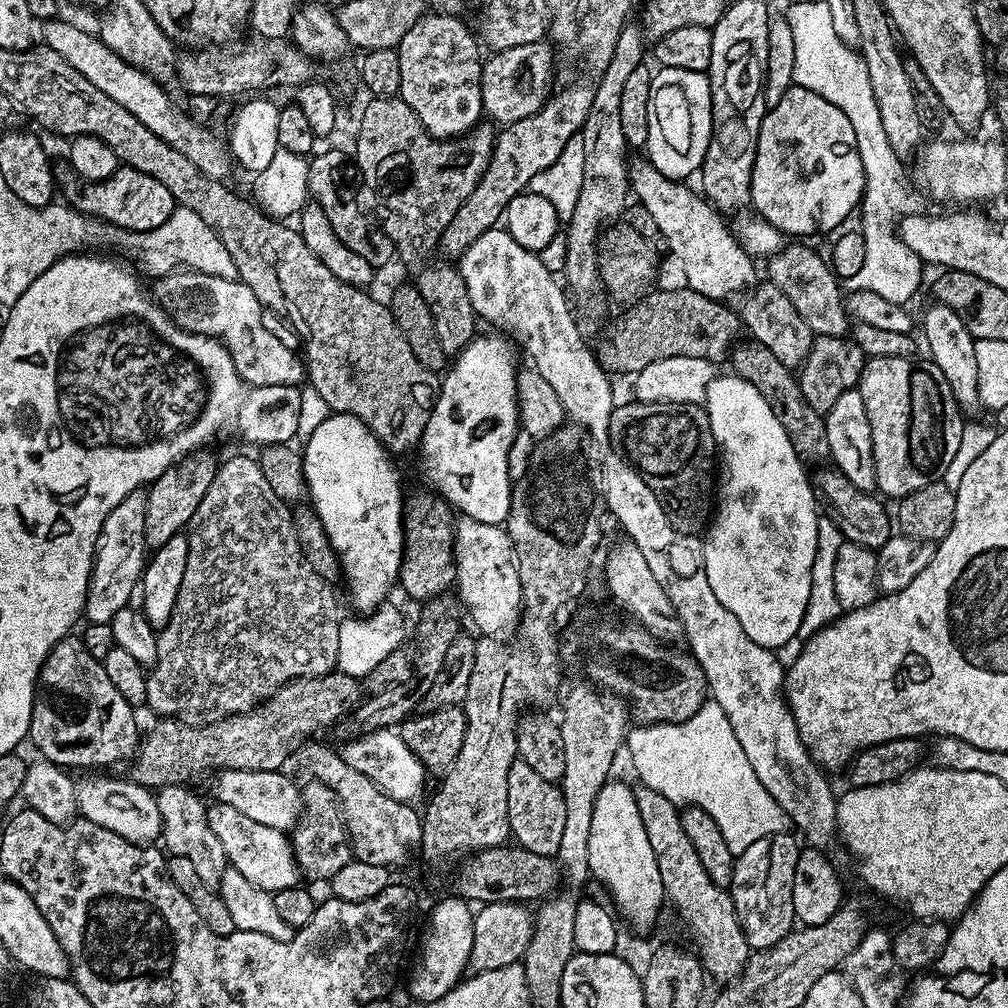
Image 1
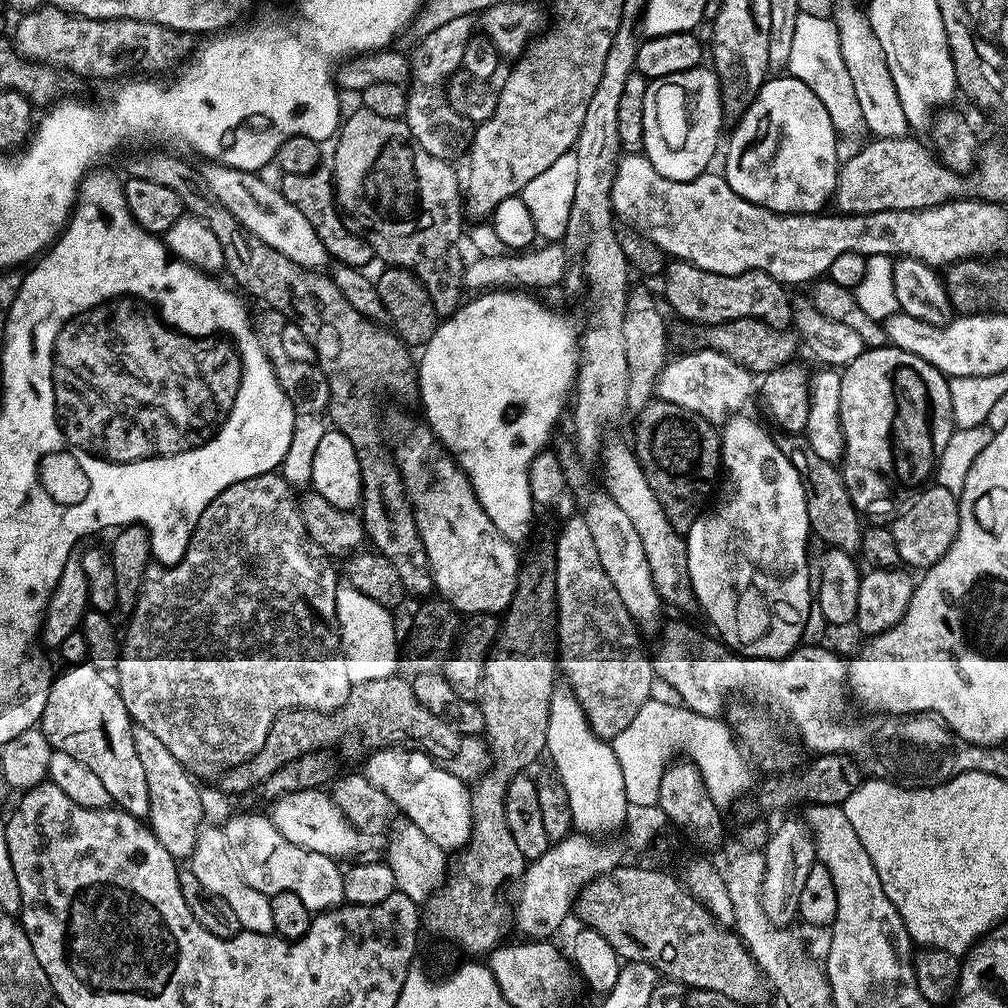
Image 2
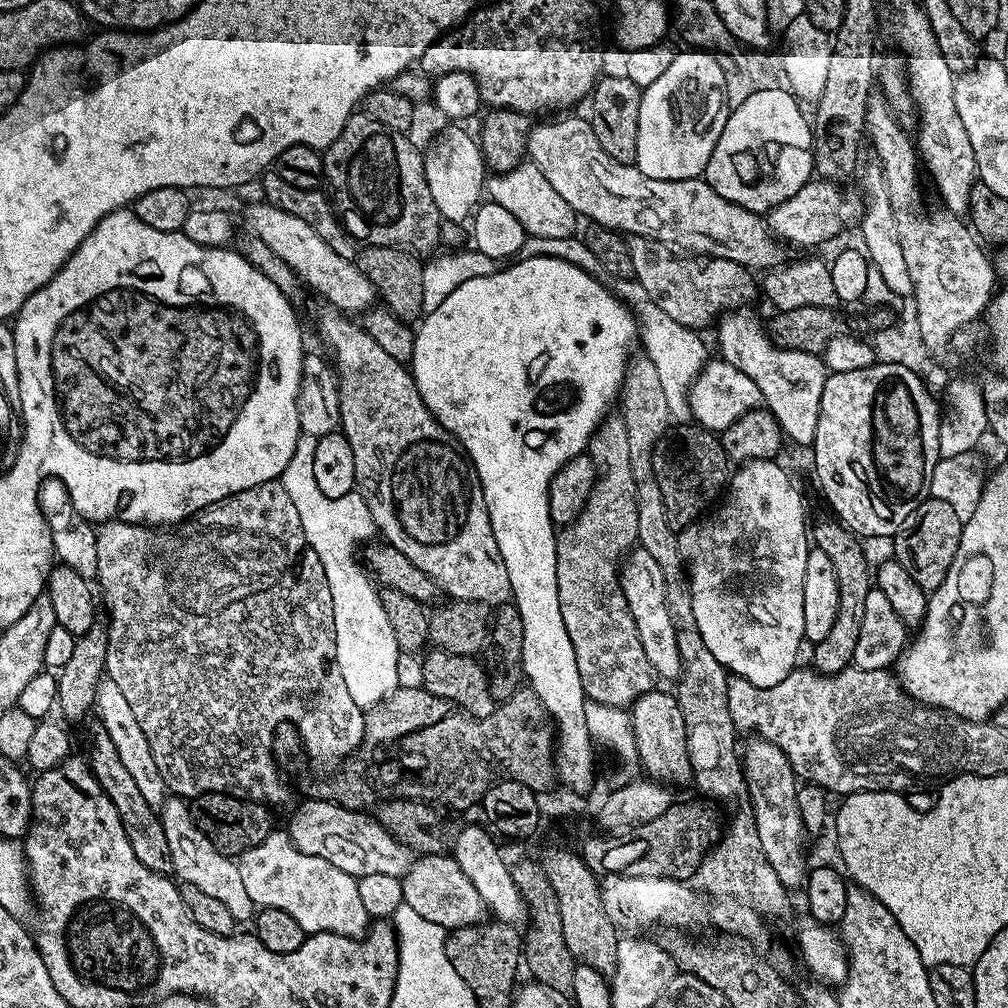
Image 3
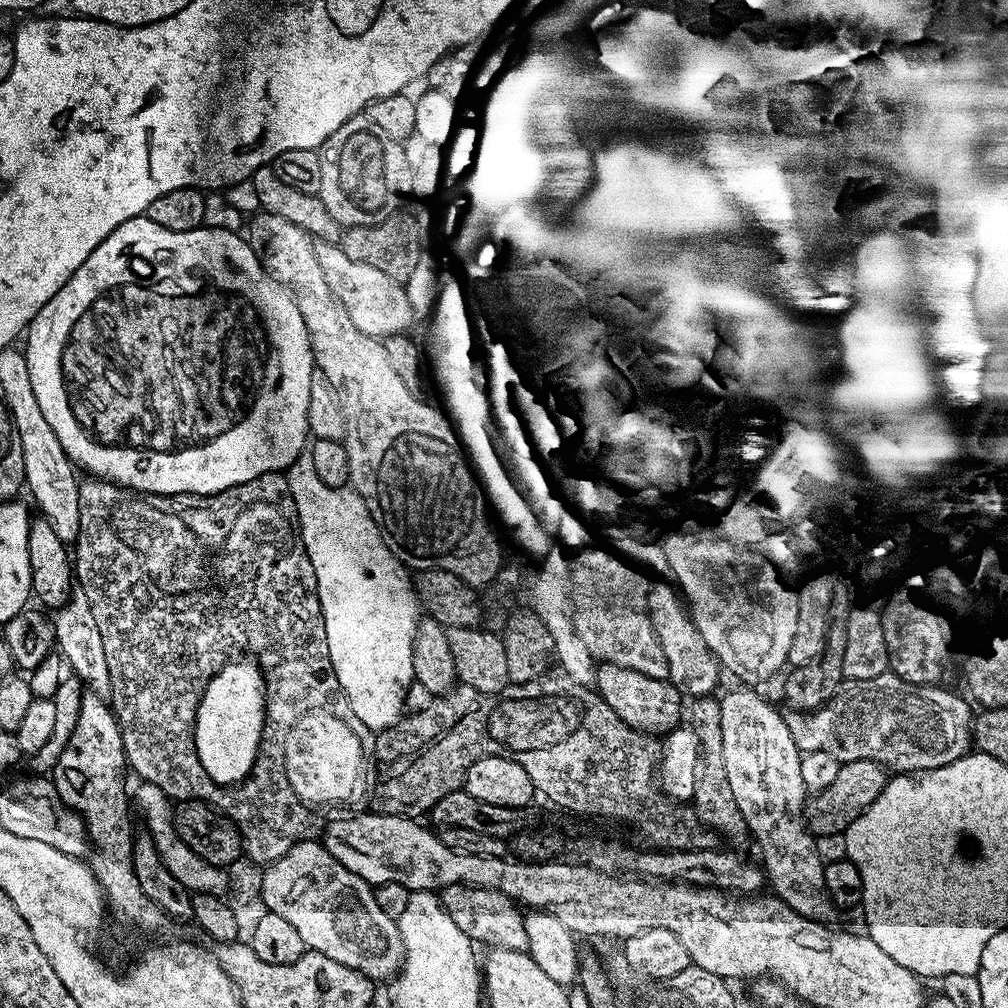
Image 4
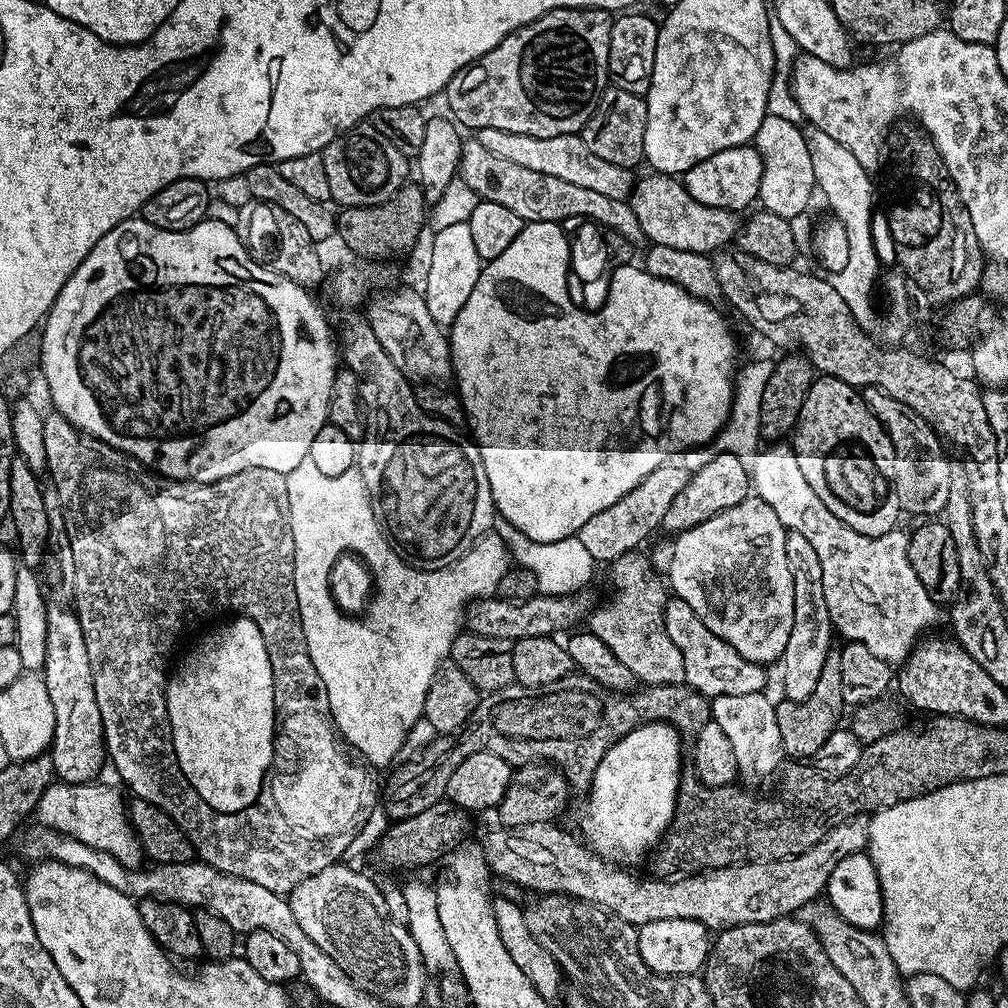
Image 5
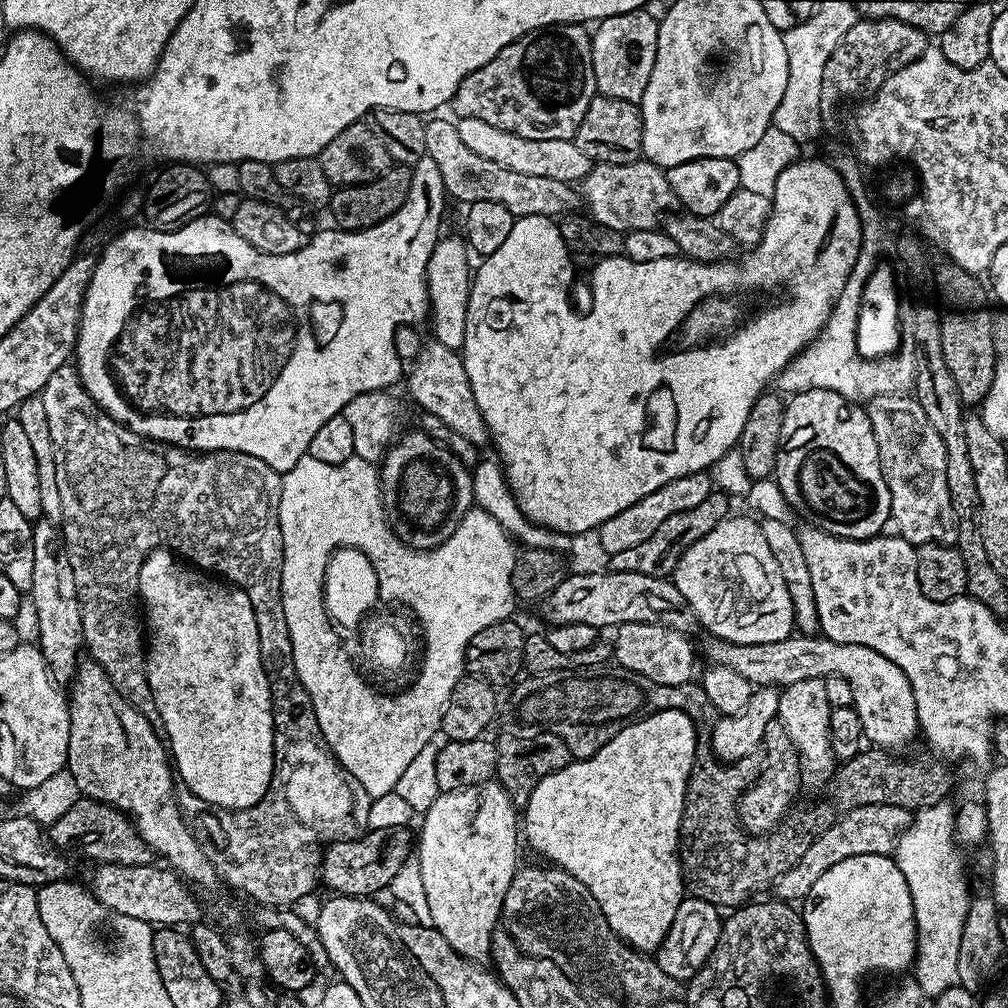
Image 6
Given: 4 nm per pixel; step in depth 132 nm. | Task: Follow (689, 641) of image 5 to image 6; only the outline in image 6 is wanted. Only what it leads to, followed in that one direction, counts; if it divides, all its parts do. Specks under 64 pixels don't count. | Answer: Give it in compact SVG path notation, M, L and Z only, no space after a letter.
M793 634L782 642L731 644L729 640L708 638L704 648L712 664L721 664L746 678L753 686L787 686L806 678L824 680L837 676L850 682L852 707L866 726L866 736L880 750L904 748L918 736L920 723L914 690L890 658L882 658L866 646L854 646L827 640L823 634Z

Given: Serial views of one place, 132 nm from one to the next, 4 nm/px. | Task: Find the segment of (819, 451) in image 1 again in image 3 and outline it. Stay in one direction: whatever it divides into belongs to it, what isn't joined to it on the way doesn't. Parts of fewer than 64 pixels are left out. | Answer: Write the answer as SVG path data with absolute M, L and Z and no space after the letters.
M820 524L811 529L810 536L815 547L822 550L822 554L830 557L834 570L838 573L838 618L834 618L834 627L822 642L818 642L811 649L811 667L815 671L824 673L825 676L833 676L843 668L849 667L854 658L854 645L858 642L858 633L862 630L862 617L866 606L866 594L874 586L874 572L868 568L868 560L860 549L861 541L853 533L849 532L843 524Z

